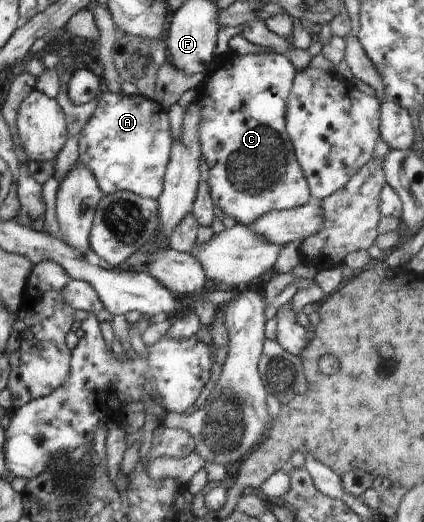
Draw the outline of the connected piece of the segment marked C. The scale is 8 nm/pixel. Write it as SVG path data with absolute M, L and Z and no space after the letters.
M229 52L219 58L219 66L199 86L202 106L199 127L202 160L208 164L208 183L214 206L244 224L269 211L292 209L307 204L310 190L297 162L293 143L286 133L285 113L296 70L289 59L275 52L240 55Z

